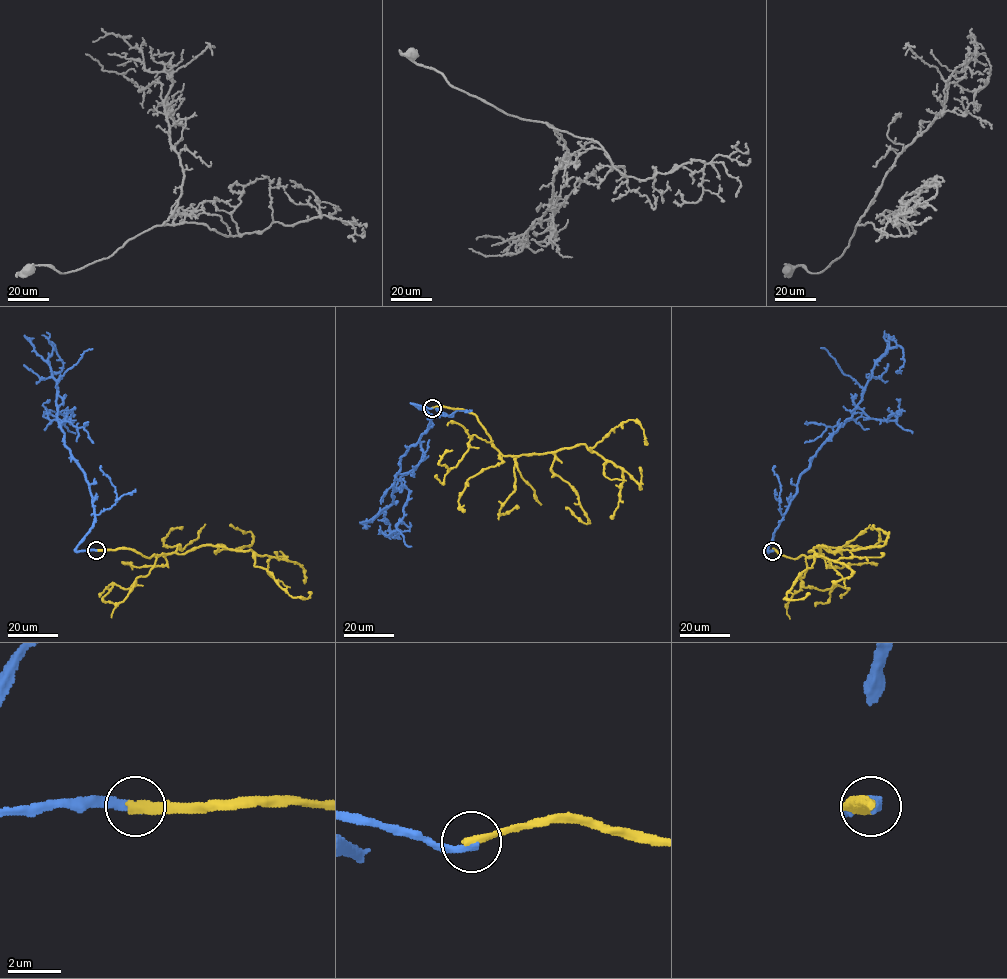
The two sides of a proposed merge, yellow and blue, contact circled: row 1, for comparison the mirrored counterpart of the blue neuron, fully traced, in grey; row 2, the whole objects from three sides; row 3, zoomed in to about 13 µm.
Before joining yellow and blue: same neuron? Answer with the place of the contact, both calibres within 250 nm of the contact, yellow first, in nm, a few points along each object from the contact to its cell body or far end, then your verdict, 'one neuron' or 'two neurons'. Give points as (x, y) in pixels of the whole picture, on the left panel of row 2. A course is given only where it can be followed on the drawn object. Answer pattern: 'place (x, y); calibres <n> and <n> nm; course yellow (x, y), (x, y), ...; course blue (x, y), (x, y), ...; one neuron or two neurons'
place (96, 550); calibres 360 and 300 nm; course yellow (96, 550), (127, 548), (150, 558), (202, 545), (250, 549), (255, 566), (292, 597), (307, 598), (310, 591); course blue (96, 550), (76, 550), (94, 508), (57, 418), (57, 381), (47, 358), (54, 346), (63, 366), (53, 375); two neurons

